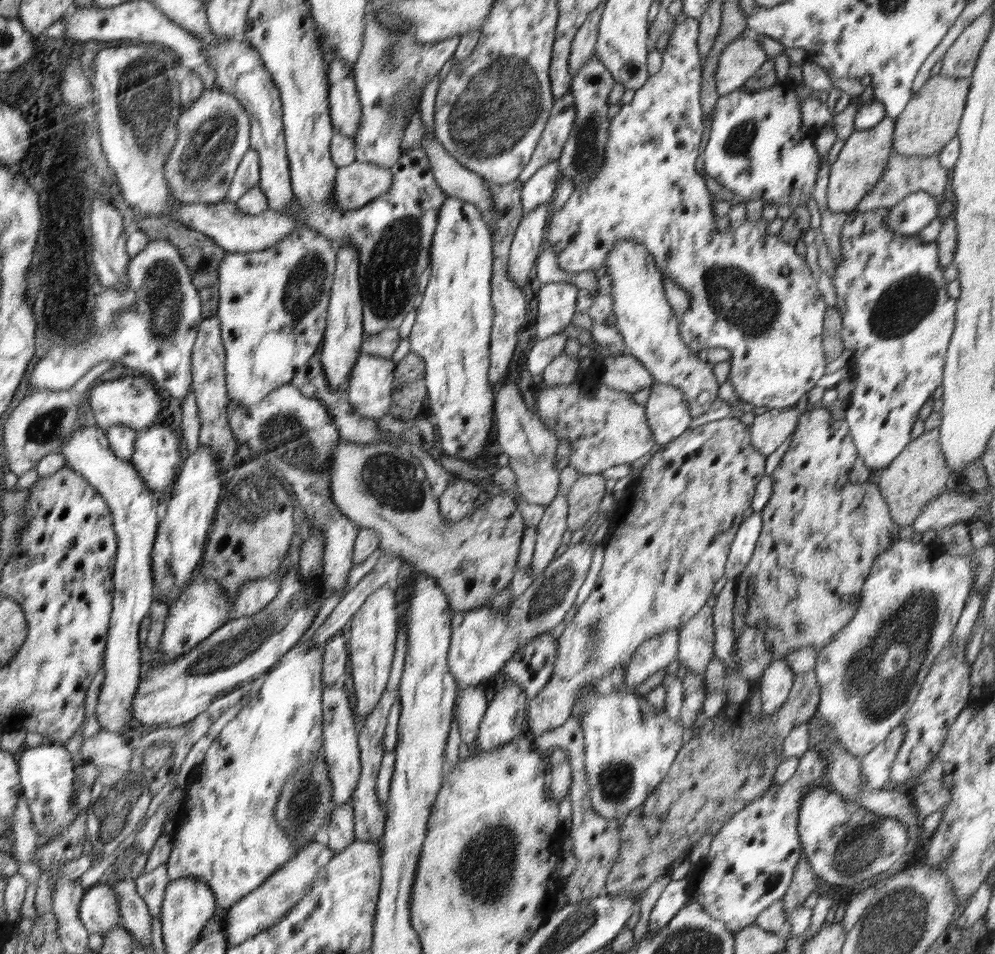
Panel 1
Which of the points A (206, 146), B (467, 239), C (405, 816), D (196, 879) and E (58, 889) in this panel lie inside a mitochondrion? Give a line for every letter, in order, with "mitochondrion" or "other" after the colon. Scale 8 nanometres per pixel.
A: mitochondrion
B: other
C: other
D: other
E: other

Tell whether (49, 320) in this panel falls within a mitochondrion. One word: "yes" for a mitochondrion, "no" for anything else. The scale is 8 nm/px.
no

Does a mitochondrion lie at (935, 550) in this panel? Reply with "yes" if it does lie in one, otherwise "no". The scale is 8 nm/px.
no

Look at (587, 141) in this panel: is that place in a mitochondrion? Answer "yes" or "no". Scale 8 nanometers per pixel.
yes

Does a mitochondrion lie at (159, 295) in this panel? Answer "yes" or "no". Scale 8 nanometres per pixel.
yes

